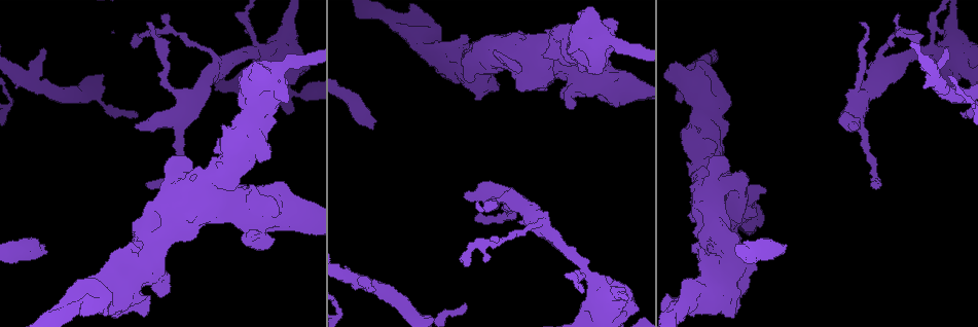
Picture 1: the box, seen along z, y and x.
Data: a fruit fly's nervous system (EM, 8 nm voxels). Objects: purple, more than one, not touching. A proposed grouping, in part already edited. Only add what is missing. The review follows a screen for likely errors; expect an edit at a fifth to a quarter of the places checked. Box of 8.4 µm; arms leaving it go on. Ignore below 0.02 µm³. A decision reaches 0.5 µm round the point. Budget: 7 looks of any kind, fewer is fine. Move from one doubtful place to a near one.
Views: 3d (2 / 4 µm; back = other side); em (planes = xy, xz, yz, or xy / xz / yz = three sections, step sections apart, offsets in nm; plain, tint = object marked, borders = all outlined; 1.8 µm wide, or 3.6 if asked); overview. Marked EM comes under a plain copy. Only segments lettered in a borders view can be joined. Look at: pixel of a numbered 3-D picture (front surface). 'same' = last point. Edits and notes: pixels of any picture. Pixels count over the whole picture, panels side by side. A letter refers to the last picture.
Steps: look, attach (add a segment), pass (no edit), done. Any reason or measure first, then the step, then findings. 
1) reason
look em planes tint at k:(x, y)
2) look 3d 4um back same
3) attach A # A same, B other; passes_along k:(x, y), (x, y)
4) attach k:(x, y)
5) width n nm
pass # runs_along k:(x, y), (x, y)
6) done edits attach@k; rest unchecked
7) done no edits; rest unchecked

sudden change in width
look em 3.6um planes borders at 1:(267, 93)

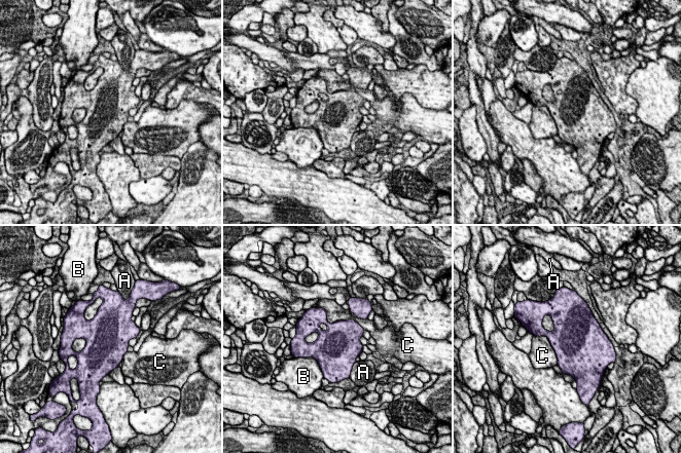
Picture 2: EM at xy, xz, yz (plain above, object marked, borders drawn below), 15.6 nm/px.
pass # A other, B other, C other; border 2:(322, 308), (365, 330); no lettered segment goes on from it

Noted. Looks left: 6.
thick turns thin
look em 3.6um planes borders at 1:(187, 228)

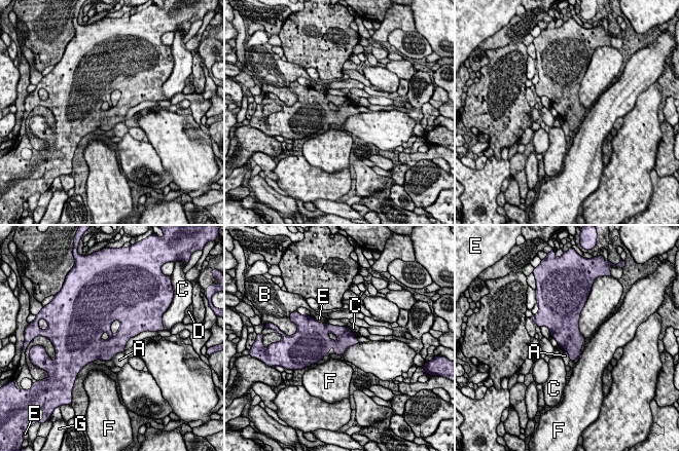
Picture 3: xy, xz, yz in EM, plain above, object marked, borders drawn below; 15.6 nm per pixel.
width 400 nm
pass # A other, B other, C other, D other, E other, F other, G other; border 3:(349, 328), (354, 332); no lettered segment goes on from it

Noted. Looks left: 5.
look em planes borders at 1:(593, 78)

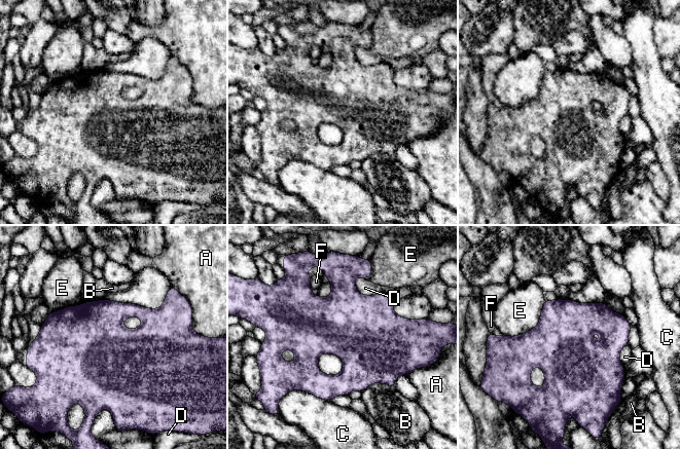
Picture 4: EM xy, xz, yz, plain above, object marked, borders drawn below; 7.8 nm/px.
longest_contact E 420 nm
pass # A other, B other, C other, D other, E other, F other; border 4:(545, 301), (535, 327), (504, 336); none of them fits

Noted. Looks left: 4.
done no edits; rest unchecked

